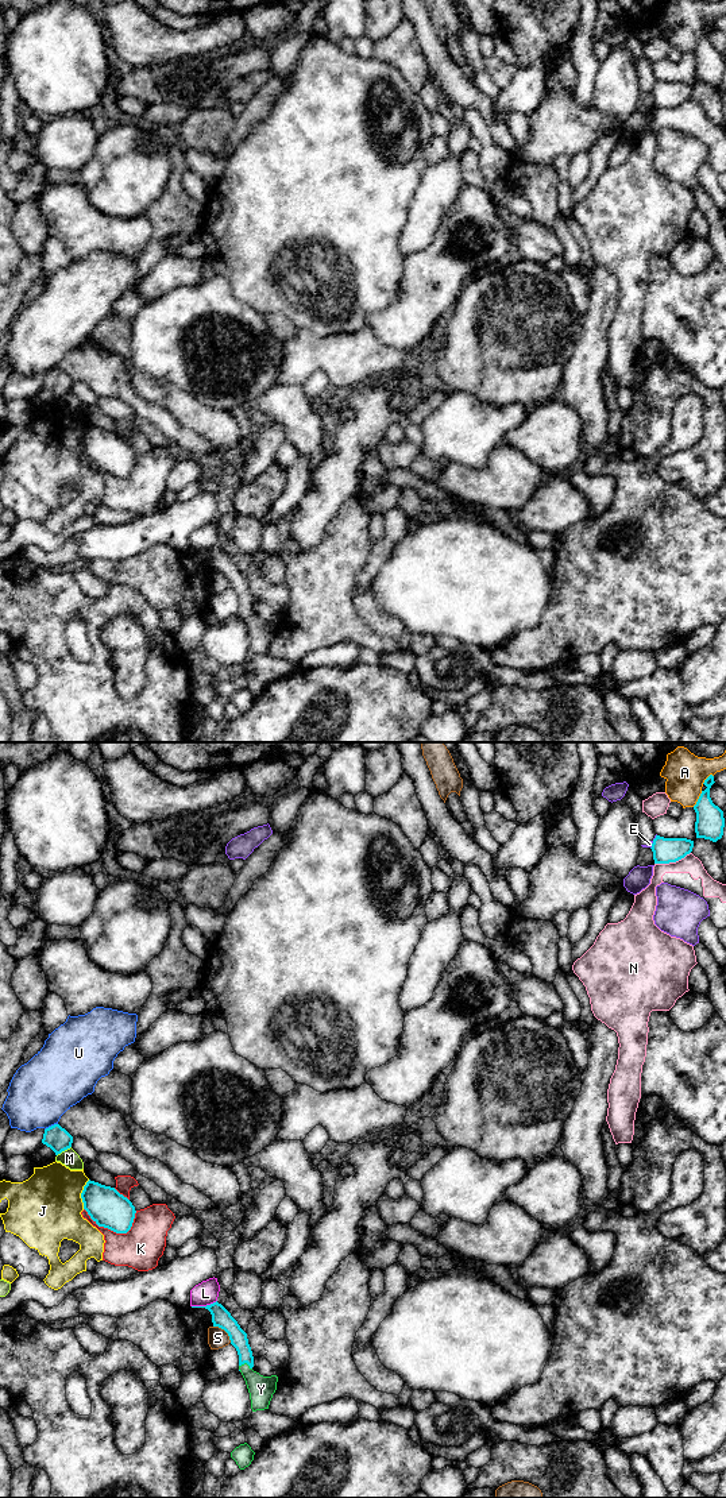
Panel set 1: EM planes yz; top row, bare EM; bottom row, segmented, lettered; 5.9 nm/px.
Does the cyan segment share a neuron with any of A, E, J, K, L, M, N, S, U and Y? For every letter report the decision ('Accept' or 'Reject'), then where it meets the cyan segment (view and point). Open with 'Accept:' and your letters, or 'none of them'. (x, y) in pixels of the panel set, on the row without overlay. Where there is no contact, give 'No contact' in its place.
Accept: Y
A: Reject. Touches cyan at yz (698, 43)
E: Reject. Touches cyan at yz (653, 85)
J: Reject. Touches cyan at yz (81, 439)
K: Reject. Touches cyan at yz (114, 475)
L: Reject. Touches cyan at yz (204, 551)
M: Reject. Touches cyan at yz (64, 394)
N: Reject. Touches cyan at yz (672, 105)
S: Reject. Touches cyan at yz (224, 574)
U: Reject. Touches cyan at yz (51, 370)
Y: Accept. Touches cyan at yz (246, 606)

